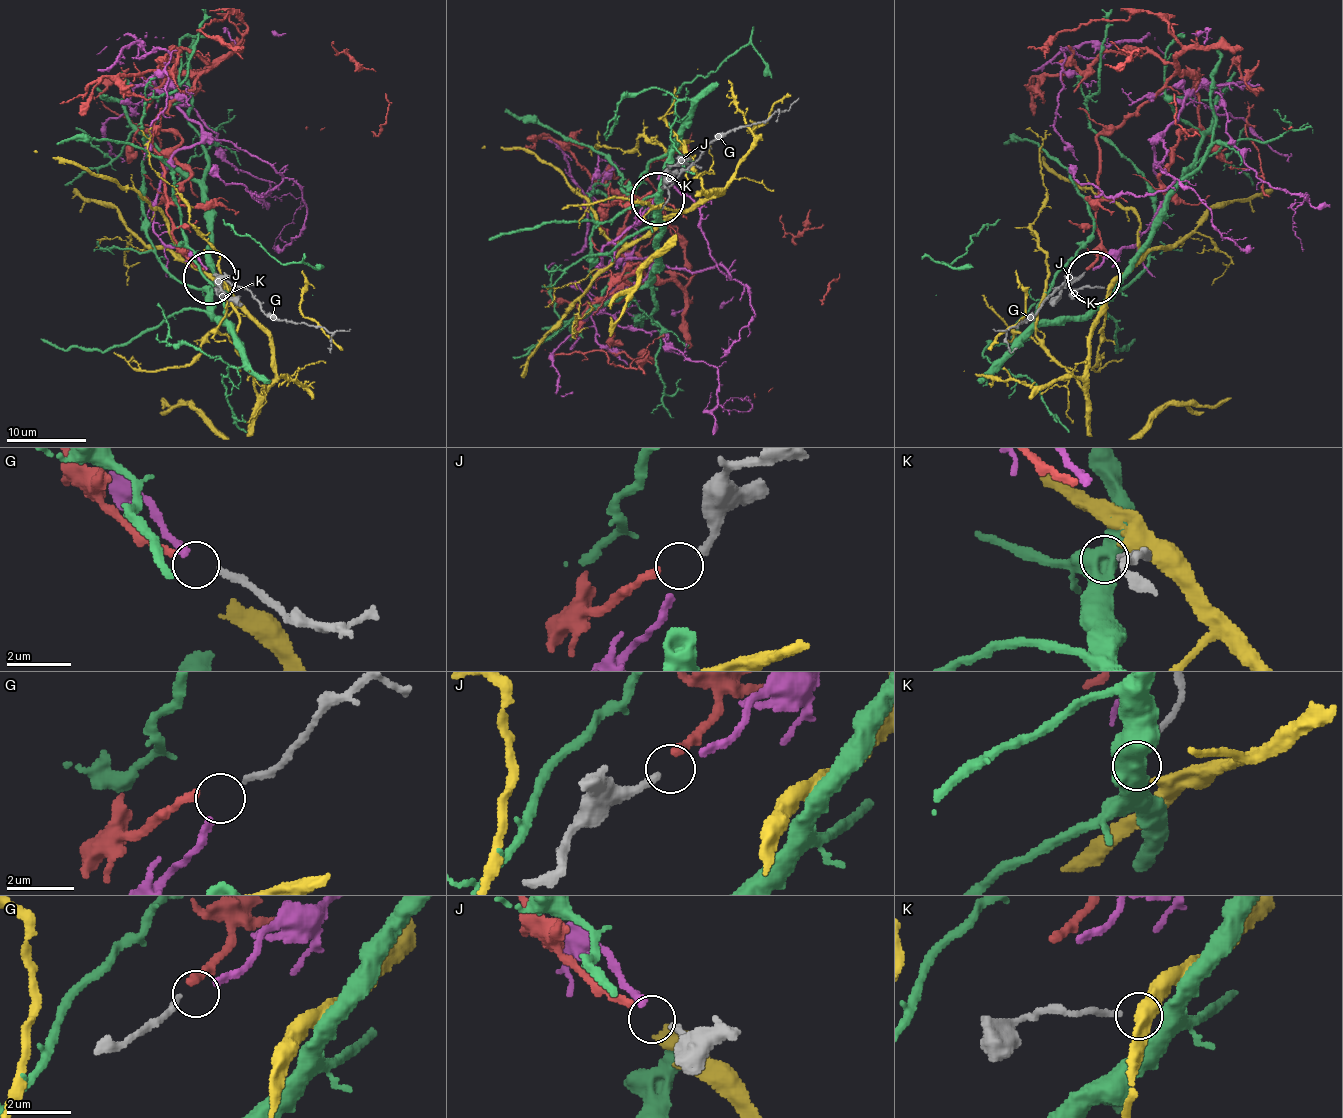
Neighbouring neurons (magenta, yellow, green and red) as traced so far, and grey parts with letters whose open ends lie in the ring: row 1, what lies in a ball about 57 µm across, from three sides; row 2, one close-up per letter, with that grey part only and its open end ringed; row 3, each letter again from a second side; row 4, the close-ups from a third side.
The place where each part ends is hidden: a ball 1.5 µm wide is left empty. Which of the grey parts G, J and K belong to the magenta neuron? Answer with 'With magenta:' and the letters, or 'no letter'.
With magenta: G

